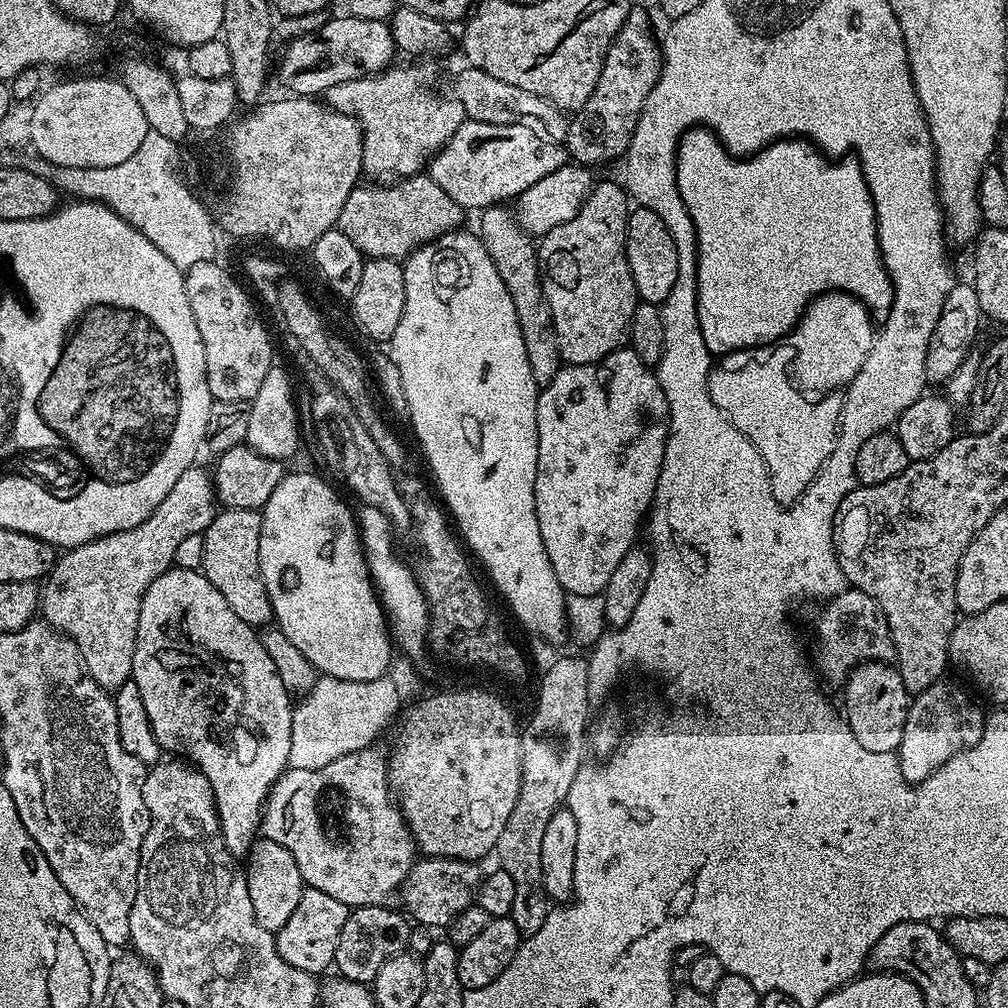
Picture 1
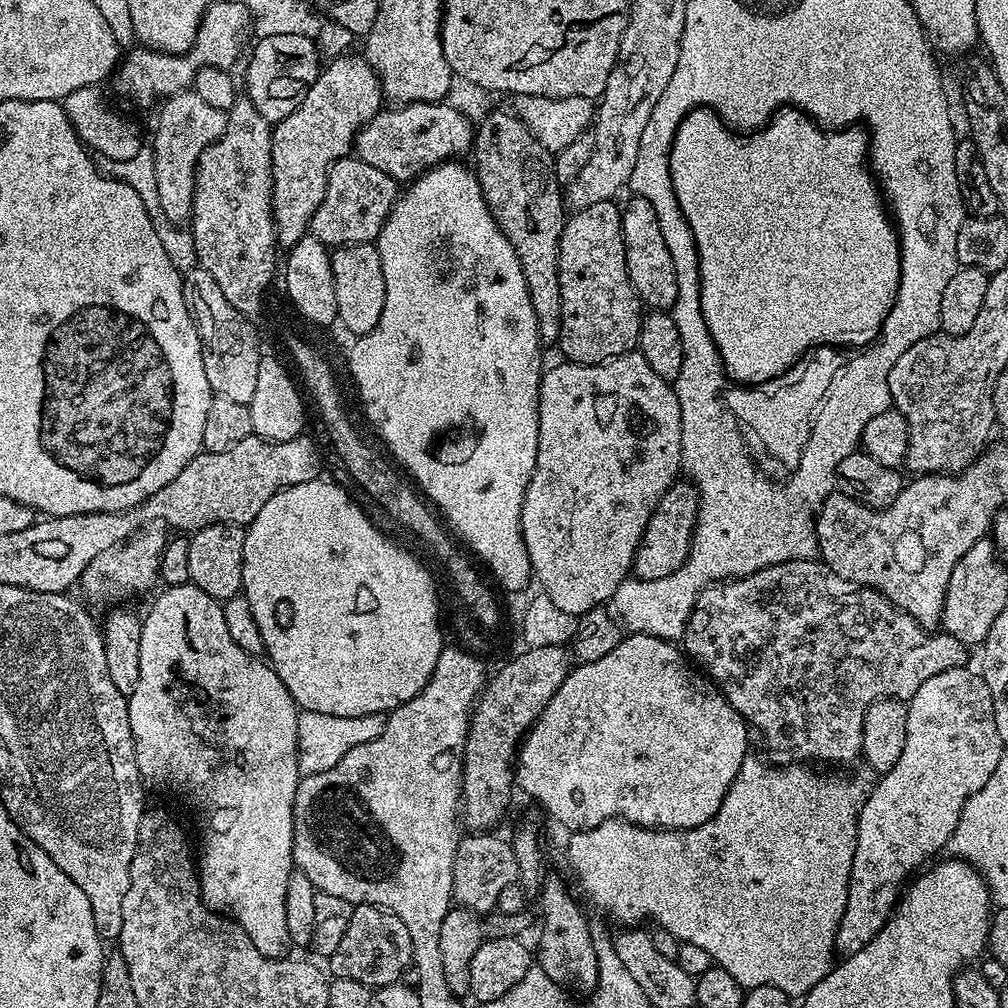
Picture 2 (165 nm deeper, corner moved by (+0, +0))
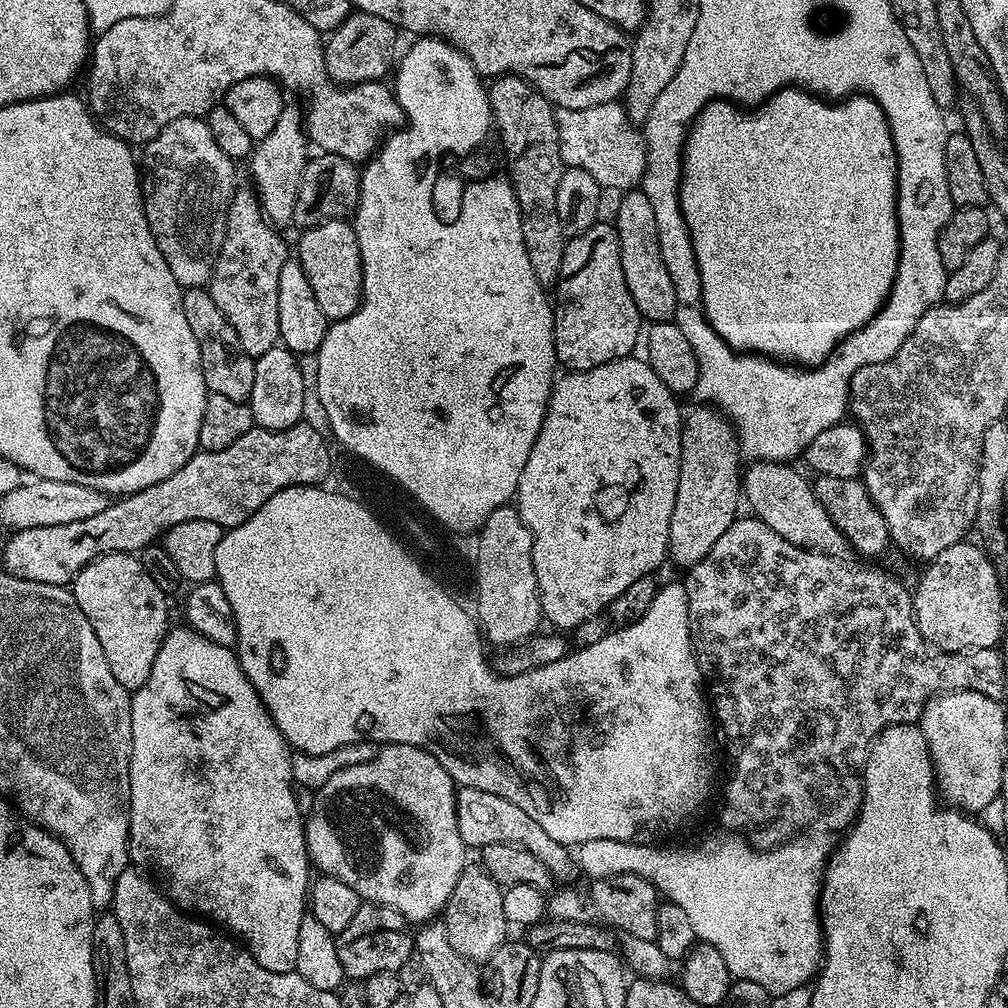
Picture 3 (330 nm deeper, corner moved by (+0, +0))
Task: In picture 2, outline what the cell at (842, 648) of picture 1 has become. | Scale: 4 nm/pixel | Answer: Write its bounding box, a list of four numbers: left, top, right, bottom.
[682,559,969,766]

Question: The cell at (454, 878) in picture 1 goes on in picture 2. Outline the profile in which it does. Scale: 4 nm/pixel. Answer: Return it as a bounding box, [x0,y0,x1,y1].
[452,834,520,914]

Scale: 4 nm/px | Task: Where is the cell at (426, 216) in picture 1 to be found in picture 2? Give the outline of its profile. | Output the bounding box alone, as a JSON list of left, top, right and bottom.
[310,154,398,250]

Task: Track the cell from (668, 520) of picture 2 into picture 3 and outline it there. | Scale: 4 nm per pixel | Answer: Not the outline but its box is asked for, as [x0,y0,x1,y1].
[668,403,742,570]

